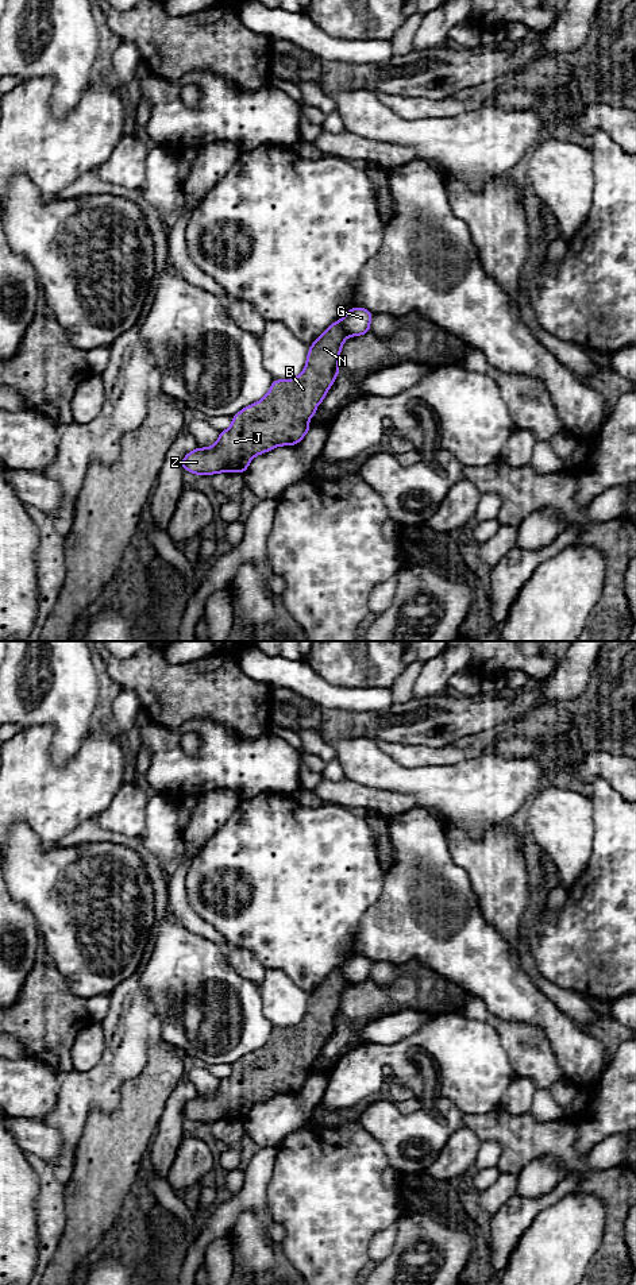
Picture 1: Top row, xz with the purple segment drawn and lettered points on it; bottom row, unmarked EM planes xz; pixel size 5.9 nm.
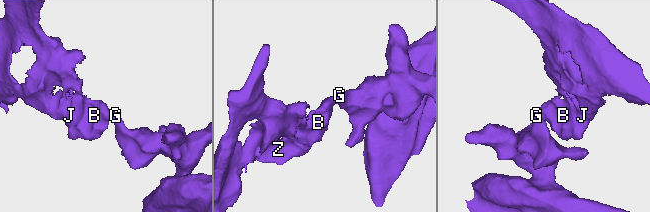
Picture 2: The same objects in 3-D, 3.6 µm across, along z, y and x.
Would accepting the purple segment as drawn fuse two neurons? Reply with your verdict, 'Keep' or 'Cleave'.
Cleave

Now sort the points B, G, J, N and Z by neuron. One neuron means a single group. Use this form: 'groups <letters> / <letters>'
groups B J N Z / G

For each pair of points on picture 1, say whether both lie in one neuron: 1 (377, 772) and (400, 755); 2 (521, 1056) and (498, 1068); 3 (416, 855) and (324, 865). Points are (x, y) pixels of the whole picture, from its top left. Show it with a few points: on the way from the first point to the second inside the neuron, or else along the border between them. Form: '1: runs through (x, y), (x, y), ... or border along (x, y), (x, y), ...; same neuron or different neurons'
1: border along (374, 741), (399, 763), (408, 767), (424, 767); different neurons
2: border along (498, 1033), (501, 1046), (517, 1076); different neurons
3: border along (385, 871), (382, 891), (376, 902); different neurons

